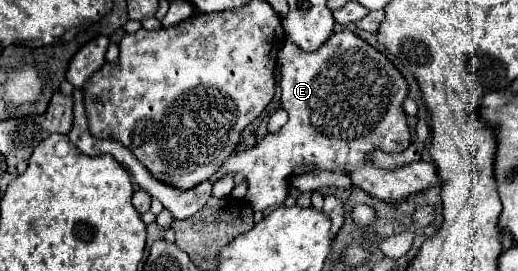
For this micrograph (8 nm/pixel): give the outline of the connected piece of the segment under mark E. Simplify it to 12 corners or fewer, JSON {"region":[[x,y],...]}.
{"region":[[352,31],[278,49],[288,123],[222,171],[256,211],[288,179],[342,171],[380,201],[442,185],[434,163],[394,171],[408,97]]}

